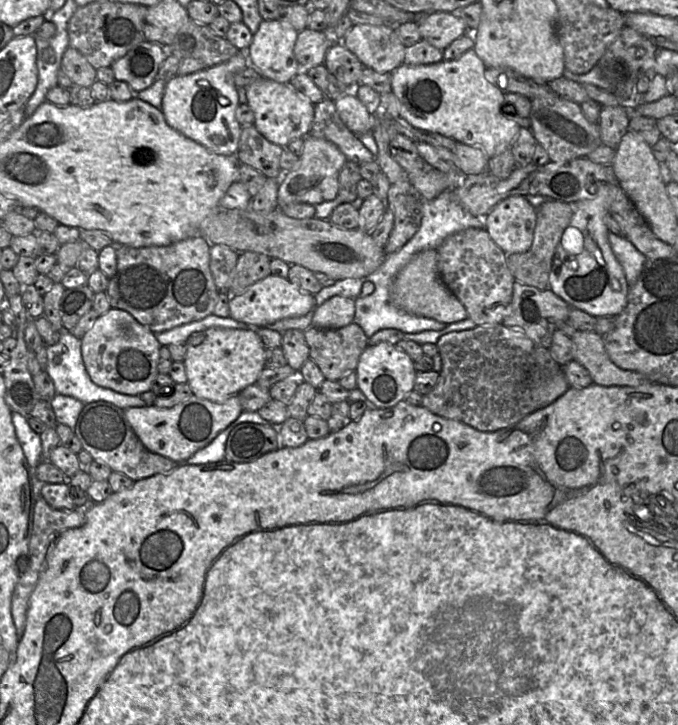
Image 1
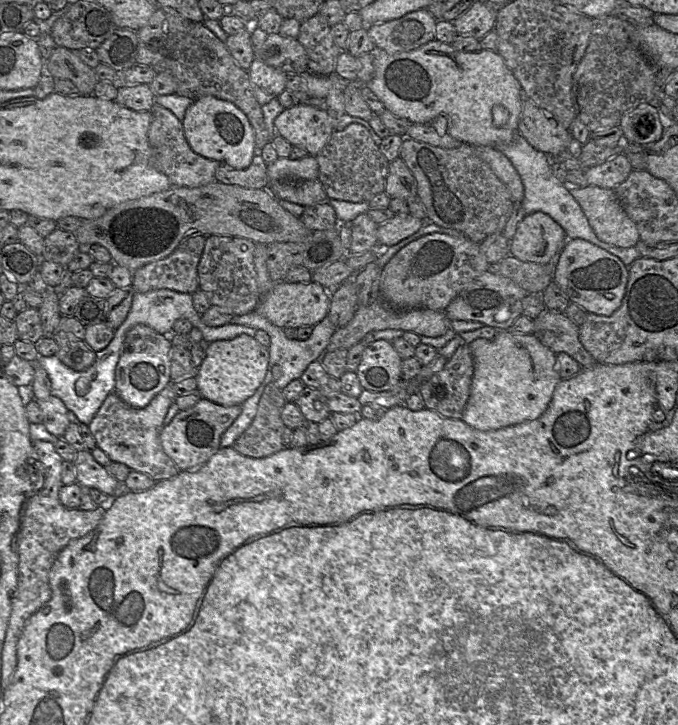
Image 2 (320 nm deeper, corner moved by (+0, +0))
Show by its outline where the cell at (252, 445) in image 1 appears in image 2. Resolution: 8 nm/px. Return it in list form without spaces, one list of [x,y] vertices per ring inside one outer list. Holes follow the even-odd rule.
[[[267,386],[254,419],[232,448],[248,457],[264,458],[288,447],[283,442],[285,424],[281,418],[286,403],[282,390]]]

